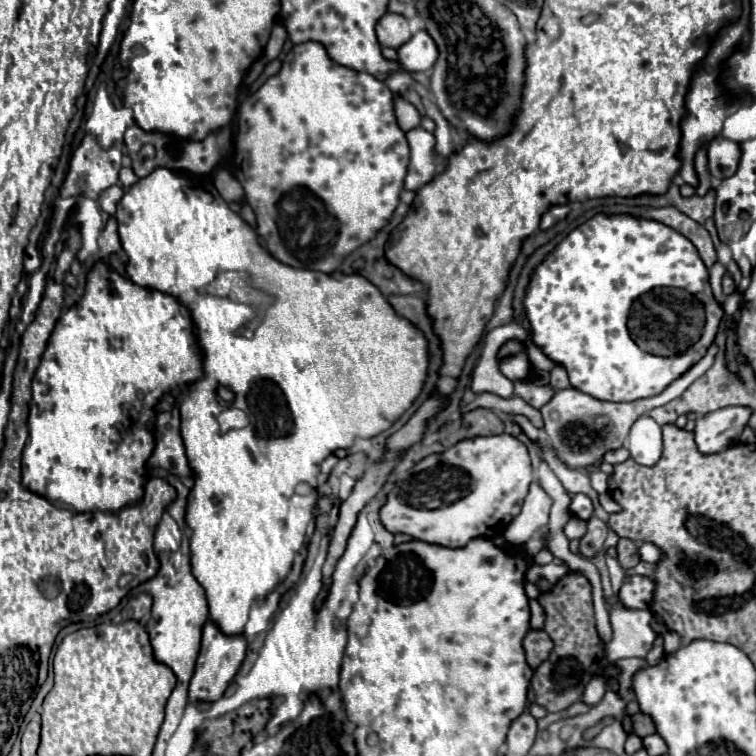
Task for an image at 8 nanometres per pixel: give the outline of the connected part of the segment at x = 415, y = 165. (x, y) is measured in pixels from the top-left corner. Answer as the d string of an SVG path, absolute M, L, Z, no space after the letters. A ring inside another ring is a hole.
M415 127L413 131L407 131L407 141L411 147L411 161L405 177L405 189L415 191L421 185L429 183L435 175L435 165L433 165L435 137L433 133L423 131L421 127Z

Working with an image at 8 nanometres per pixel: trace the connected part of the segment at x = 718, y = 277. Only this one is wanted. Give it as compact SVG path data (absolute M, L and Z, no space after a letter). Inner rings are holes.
M717 261L717 263L715 263L709 269L709 283L713 296L719 304L722 304L724 300L724 295L722 292L722 279L726 272L726 266L723 265L720 261Z

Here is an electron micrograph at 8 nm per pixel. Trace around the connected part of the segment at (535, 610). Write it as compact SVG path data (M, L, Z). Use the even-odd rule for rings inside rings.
M529 599L529 607L531 607L531 629L543 629L543 609L539 607L537 599Z

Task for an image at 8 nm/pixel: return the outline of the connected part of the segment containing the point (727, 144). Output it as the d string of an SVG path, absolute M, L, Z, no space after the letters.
M715 137L709 141L707 159L709 159L711 177L727 179L735 173L735 167L739 165L739 143Z

